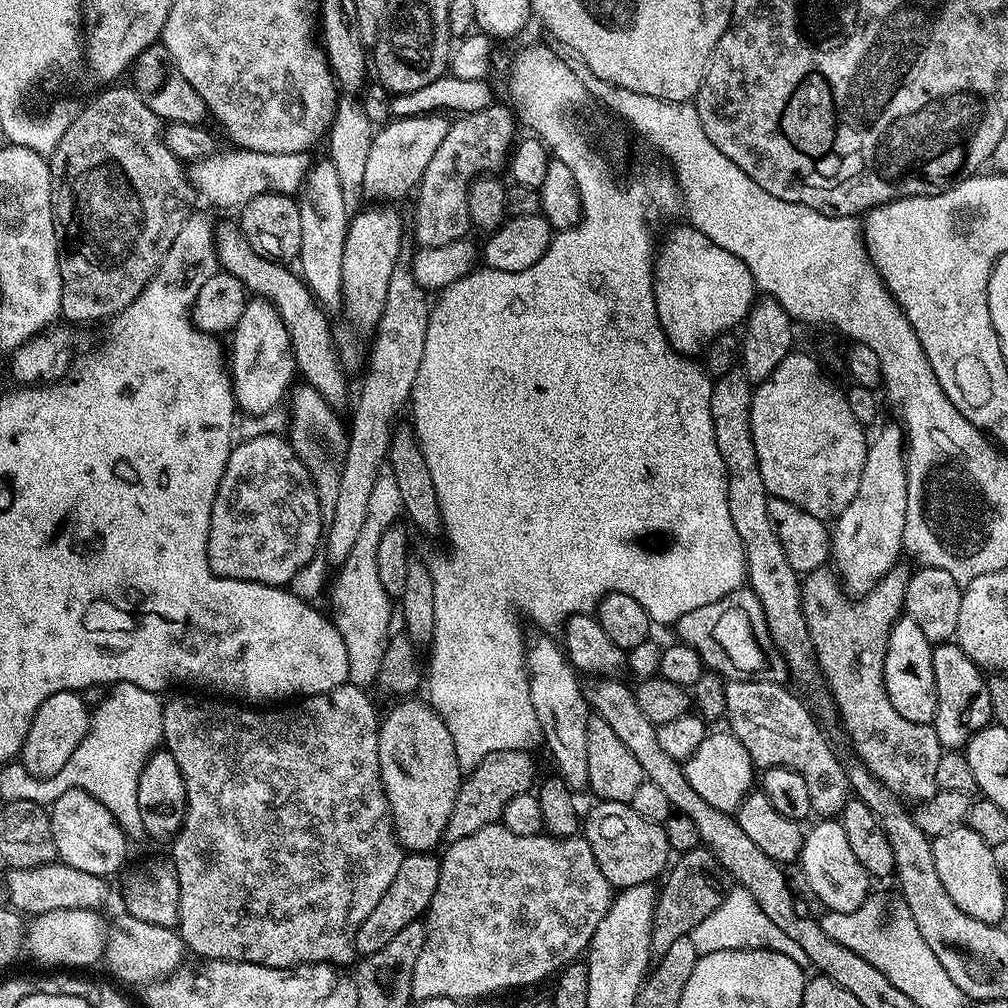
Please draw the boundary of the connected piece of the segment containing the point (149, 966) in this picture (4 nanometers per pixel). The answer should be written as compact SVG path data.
M127 914L114 917L107 925L103 963L108 963L109 970L128 984L144 986L151 981L169 977L185 963L184 956L184 940L176 928L154 926L154 922L142 922L142 918Z

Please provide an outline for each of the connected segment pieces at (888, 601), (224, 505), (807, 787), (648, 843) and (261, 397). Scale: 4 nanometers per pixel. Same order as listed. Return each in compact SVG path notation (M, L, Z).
M827 567L815 568L803 577L800 586L800 605L806 622L812 652L816 656L816 667L822 680L828 683L828 692L836 703L836 712L844 723L844 732L857 752L859 763L868 767L885 788L895 792L905 801L931 801L937 793L936 767L942 751L936 731L927 724L910 722L890 706L890 698L884 685L884 662L890 630L902 615L904 606L905 577L889 574L881 577L868 592L853 598L842 587L841 582Z
M283 435L239 441L228 456L212 502L208 522L210 570L216 576L252 586L287 585L321 547L320 509L312 478Z
M761 678L759 680L734 680L728 683L725 683L725 710L726 710L726 723L727 727L730 729L733 736L737 737L741 744L744 745L748 750L748 755L750 757L751 763L753 765L760 764L759 766L771 766L774 768L789 768L791 772L796 772L800 775L800 783L802 785L802 792L805 797L809 796L808 804L817 812L817 817L820 818L832 818L837 815L836 811L843 806L847 800L850 800L850 789L848 787L848 774L847 771L836 761L836 756L834 753L828 749L828 744L824 741L824 736L820 733L820 728L818 725L812 721L812 716L807 712L806 709L800 705L800 700L791 692L788 688L783 688L780 684L775 684L774 681L768 680L772 678Z
M624 800L596 802L588 817L585 820L583 817L582 838L590 846L590 854L594 854L598 870L602 870L606 882L616 890L655 881L655 876L659 877L669 863L670 849L663 827L639 816L631 803Z
M252 298L247 301L242 310L242 314L238 318L236 327L231 329L230 337L232 336L232 356L230 352L230 379L232 381L232 395L236 397L236 407L241 413L249 412L252 416L260 416L263 412L268 412L276 403L279 402L280 398L285 397L286 391L289 389L290 381L288 378L292 375L292 369L294 361L292 359L292 339L288 337L288 331L286 326L282 322L282 318L278 314L278 310L268 300L261 300L259 298Z

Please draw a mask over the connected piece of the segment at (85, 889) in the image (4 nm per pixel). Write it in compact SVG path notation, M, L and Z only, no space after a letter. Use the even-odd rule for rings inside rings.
M53 862L33 868L8 868L4 888L8 891L7 903L21 914L39 914L46 910L99 909L104 900L105 877L74 870L74 866Z

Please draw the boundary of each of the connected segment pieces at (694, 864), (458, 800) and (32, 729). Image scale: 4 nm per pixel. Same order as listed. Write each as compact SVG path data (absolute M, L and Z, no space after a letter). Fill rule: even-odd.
M697 846L683 853L677 860L680 861L667 869L663 877L664 886L662 884L659 887L656 897L656 909L652 918L652 939L657 945L660 943L660 946L666 946L678 938L688 936L692 928L715 911L722 901L721 873L709 849Z
M523 749L492 751L482 758L482 762L469 769L461 779L445 828L449 839L465 837L484 825L495 823L509 801L532 788L532 760L528 754Z
M79 691L75 692L55 692L38 706L38 710L32 713L32 721L28 726L28 733L24 738L24 744L20 747L18 757L19 763L24 763L24 772L30 776L53 776L66 766L70 754L78 742L88 732L88 722L90 719L89 705L84 705L84 700L80 697Z

